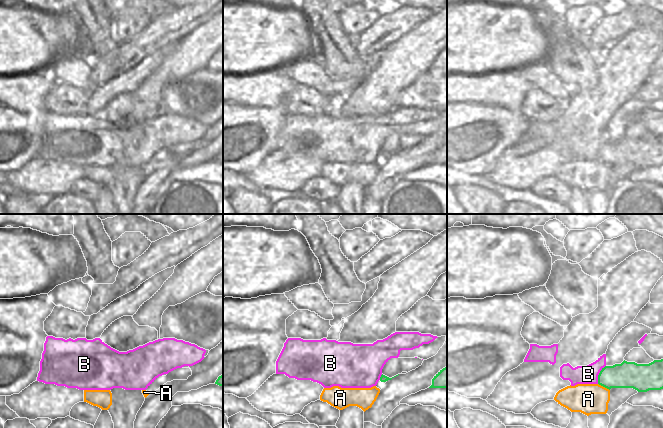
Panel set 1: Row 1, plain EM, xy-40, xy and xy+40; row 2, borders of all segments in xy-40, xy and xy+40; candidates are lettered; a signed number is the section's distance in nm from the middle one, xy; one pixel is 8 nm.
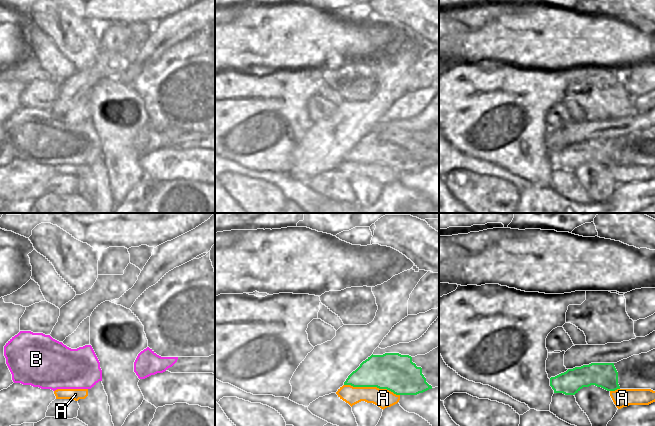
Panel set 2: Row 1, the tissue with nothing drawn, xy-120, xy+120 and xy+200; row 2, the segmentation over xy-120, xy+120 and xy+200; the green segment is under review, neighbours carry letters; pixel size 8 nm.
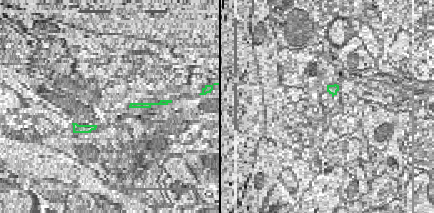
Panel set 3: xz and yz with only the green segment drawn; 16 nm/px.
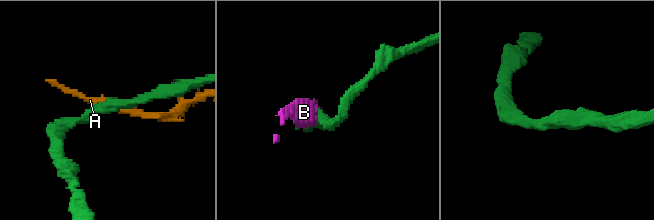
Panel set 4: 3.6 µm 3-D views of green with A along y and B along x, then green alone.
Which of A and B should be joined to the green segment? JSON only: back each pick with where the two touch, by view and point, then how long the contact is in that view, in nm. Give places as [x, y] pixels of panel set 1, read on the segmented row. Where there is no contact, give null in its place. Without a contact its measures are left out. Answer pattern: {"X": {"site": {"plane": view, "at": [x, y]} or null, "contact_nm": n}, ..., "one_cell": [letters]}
{"one_cell": []}

